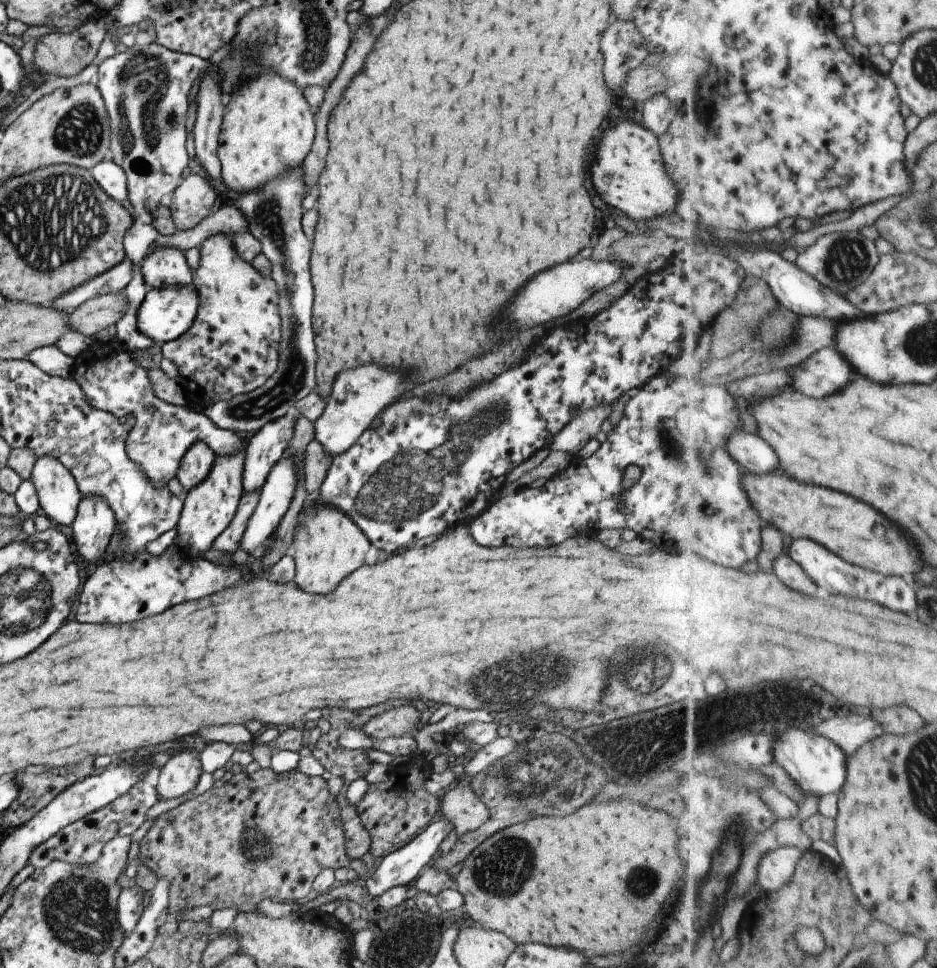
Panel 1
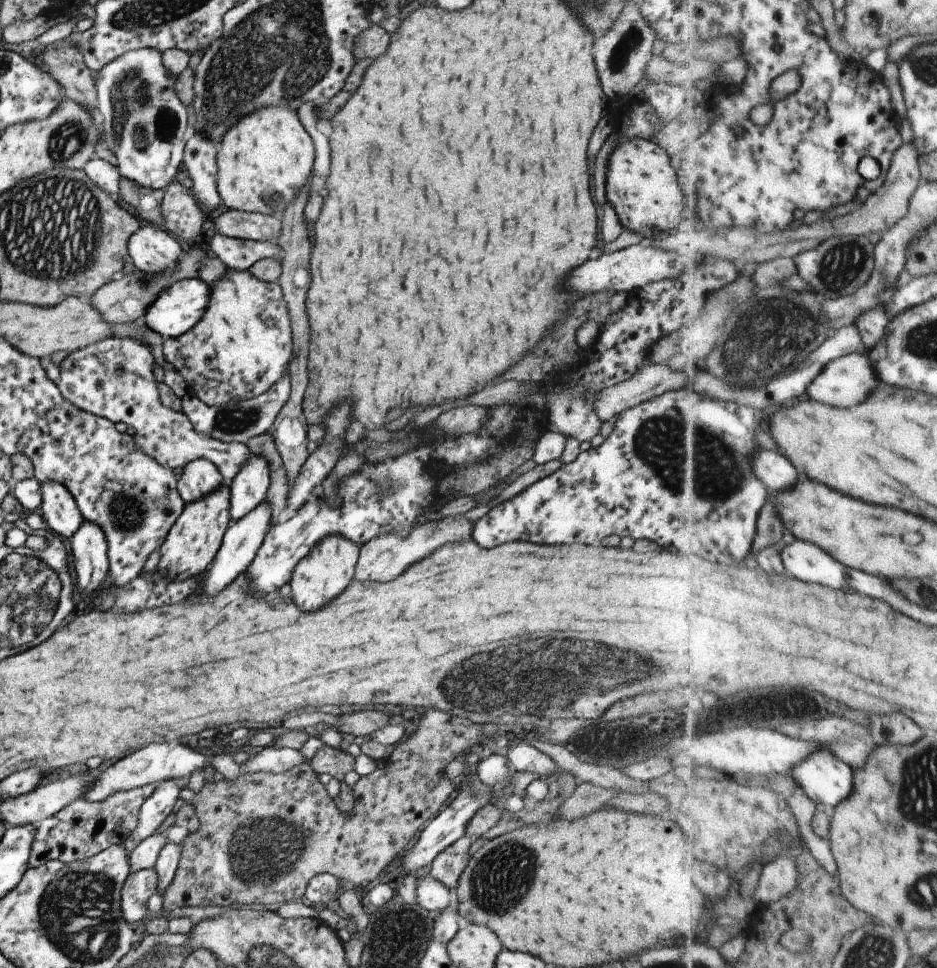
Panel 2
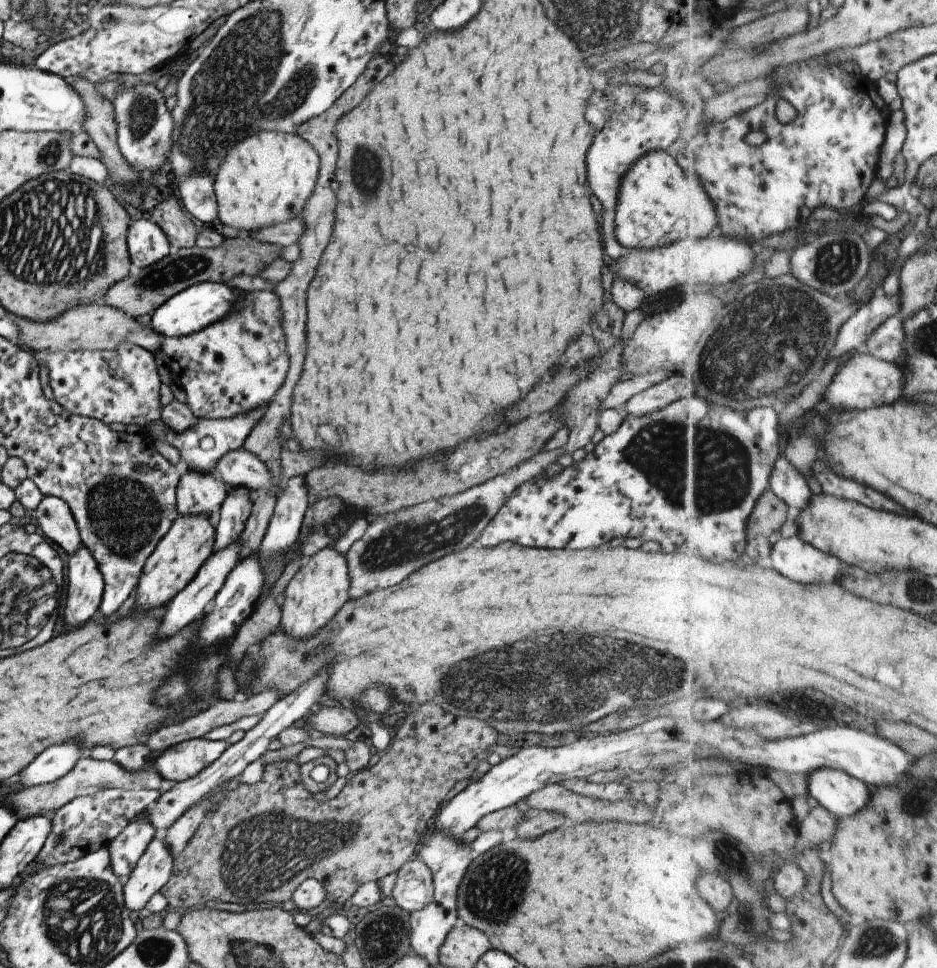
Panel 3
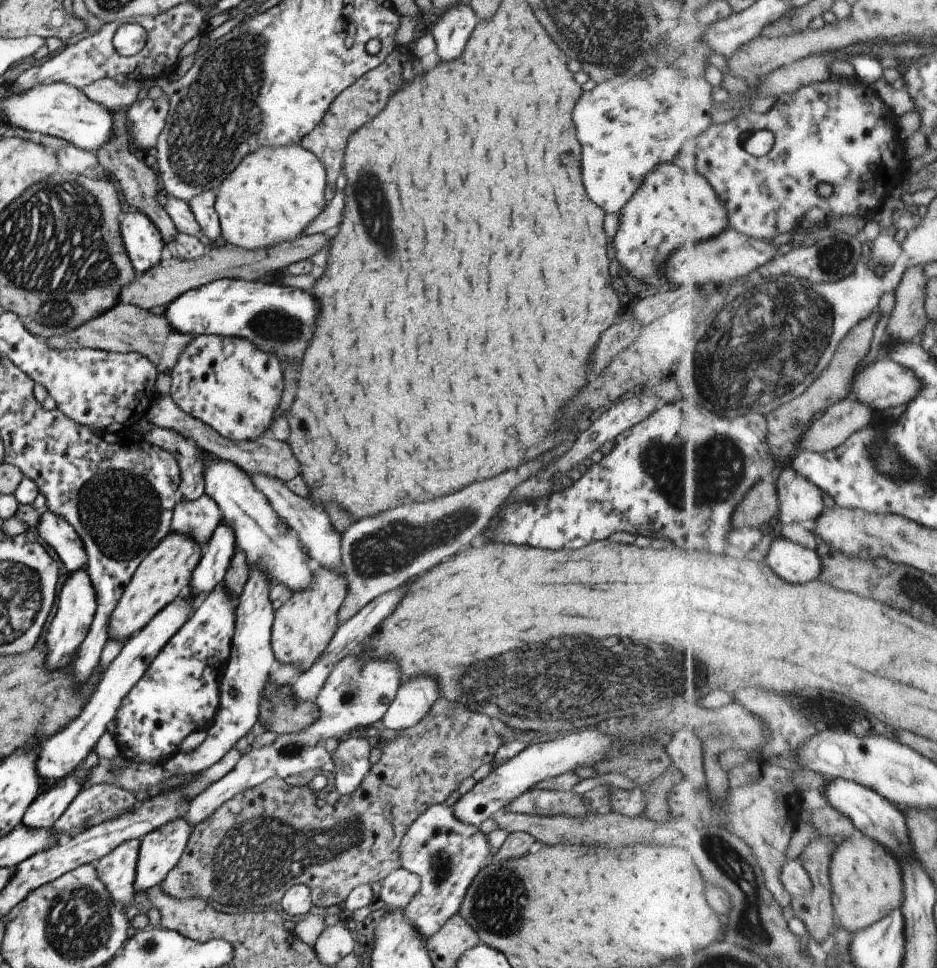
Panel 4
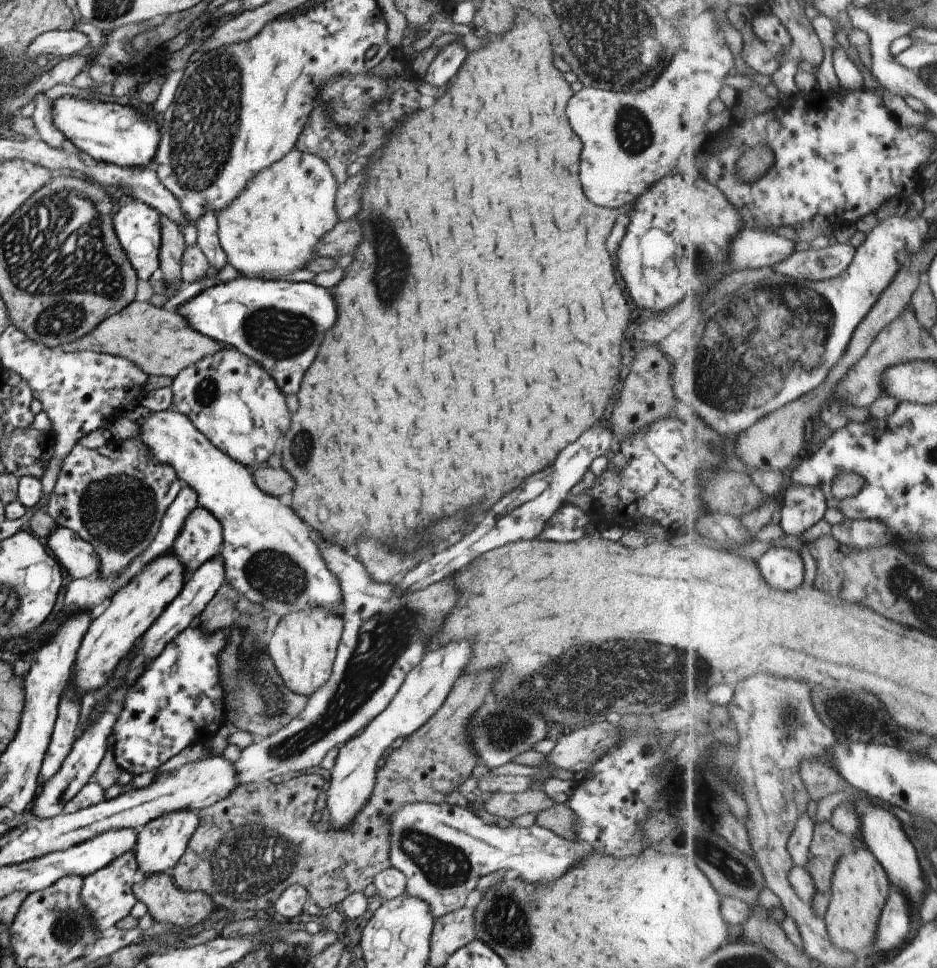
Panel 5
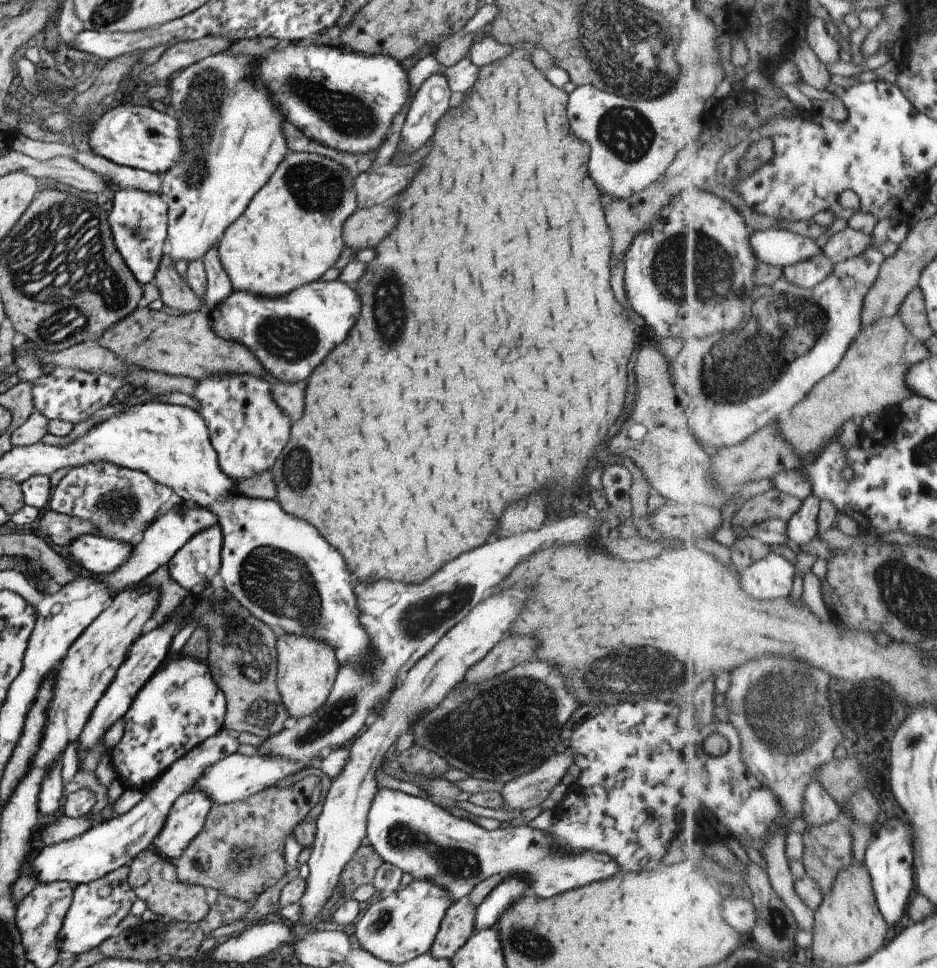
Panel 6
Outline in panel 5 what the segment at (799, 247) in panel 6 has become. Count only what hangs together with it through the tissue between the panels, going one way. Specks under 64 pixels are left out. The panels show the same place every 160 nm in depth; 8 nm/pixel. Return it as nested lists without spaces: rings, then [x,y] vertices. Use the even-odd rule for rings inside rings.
[[[744,228],[731,244],[729,258],[737,271],[751,268],[775,267],[792,257],[796,243],[773,230]]]

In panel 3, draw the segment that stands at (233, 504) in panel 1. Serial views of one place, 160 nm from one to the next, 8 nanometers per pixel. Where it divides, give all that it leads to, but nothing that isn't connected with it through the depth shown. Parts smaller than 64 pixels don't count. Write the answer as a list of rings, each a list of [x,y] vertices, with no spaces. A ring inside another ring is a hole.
[[[209,514],[178,515],[170,530],[161,538],[154,552],[146,559],[136,586],[137,612],[143,613],[150,608],[158,608],[170,602],[181,590],[184,590],[201,566],[210,558],[215,543],[215,526]]]

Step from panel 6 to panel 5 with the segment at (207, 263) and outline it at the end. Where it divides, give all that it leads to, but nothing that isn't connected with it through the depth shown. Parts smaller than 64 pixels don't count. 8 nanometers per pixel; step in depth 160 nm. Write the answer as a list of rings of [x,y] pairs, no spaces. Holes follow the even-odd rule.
[[[204,213],[196,224],[197,245],[206,255],[211,272],[219,272],[228,262],[224,249],[220,246],[217,233],[217,214]]]

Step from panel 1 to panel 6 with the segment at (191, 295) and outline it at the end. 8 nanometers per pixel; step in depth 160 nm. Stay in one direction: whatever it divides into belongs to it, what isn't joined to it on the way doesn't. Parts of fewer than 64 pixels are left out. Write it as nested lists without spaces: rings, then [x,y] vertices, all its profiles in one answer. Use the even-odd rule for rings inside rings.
[[[320,280],[281,297],[232,290],[209,316],[212,330],[220,338],[240,343],[253,352],[270,379],[297,383],[306,380],[324,356],[348,336],[358,314],[360,300],[352,286],[338,280]]]

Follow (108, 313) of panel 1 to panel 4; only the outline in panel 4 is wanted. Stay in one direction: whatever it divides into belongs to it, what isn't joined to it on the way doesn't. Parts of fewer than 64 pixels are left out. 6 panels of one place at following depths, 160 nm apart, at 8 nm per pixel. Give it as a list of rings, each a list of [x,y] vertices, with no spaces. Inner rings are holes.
[[[316,233],[315,235],[304,234],[292,241],[284,241],[258,250],[243,249],[226,242],[208,244],[200,258],[184,260],[172,257],[161,260],[160,264],[154,265],[141,276],[137,276],[129,285],[124,285],[119,294],[119,301],[148,311],[156,306],[166,306],[187,290],[218,279],[264,281],[266,275],[282,273],[288,265],[310,258],[329,242],[331,243],[331,240],[322,233]]]

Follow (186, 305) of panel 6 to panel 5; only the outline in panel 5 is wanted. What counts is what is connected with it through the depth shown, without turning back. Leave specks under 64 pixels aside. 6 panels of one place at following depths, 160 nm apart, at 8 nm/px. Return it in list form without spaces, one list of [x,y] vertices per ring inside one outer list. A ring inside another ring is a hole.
[[[159,213],[161,222],[161,245],[159,248],[159,268],[164,273],[163,281],[171,294],[184,287],[181,279],[181,258],[187,247],[179,226],[166,215]]]

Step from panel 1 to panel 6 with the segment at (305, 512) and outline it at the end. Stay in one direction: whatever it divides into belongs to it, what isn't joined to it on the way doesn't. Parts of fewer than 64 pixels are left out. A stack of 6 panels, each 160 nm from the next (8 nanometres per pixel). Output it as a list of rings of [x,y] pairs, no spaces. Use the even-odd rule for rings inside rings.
[[[284,633],[277,638],[277,687],[290,720],[316,712],[327,701],[339,669],[335,648],[326,641]]]

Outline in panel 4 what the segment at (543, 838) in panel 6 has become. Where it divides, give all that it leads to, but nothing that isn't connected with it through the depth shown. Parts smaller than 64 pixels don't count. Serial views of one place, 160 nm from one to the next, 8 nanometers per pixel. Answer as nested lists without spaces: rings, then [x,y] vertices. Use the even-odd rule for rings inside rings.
[[[442,803],[425,810],[410,825],[399,846],[401,866],[420,877],[421,889],[405,906],[405,918],[425,941],[459,912],[469,884],[491,860],[489,847],[488,837],[479,827],[458,820],[453,808]]]

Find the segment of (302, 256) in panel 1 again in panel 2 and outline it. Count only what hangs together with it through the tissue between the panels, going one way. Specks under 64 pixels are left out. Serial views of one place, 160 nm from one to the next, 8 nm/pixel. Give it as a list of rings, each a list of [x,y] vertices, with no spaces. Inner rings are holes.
[[[287,368],[286,372],[265,393],[254,398],[228,401],[220,406],[208,406],[194,395],[186,394],[181,398],[181,408],[199,433],[208,433],[215,439],[225,442],[247,443],[250,438],[272,430],[276,417],[290,393],[291,376]]]

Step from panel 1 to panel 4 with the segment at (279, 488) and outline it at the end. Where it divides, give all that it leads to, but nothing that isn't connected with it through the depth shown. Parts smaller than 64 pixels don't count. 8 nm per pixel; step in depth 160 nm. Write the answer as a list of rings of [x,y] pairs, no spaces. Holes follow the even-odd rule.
[[[190,588],[180,593],[174,601],[166,605],[144,628],[134,633],[126,640],[120,654],[108,666],[108,670],[102,676],[100,686],[90,698],[90,704],[82,710],[82,714],[77,719],[68,724],[64,730],[60,730],[54,738],[46,740],[40,746],[40,754],[37,756],[37,773],[46,780],[61,781],[70,775],[79,764],[94,750],[98,739],[108,730],[108,724],[115,720],[117,710],[120,708],[124,697],[134,688],[134,684],[142,678],[142,675],[150,662],[156,658],[157,654],[166,646],[172,638],[191,617],[196,610],[199,601],[190,593]]]

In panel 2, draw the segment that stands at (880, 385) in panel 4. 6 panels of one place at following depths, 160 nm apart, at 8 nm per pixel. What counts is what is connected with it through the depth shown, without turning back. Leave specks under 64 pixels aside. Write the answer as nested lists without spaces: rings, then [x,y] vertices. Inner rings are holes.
[[[852,353],[842,358],[837,358],[826,365],[822,374],[816,378],[816,382],[808,388],[808,394],[814,400],[832,404],[832,406],[858,406],[868,400],[870,392],[878,386],[877,368],[873,365],[873,360],[866,353]]]

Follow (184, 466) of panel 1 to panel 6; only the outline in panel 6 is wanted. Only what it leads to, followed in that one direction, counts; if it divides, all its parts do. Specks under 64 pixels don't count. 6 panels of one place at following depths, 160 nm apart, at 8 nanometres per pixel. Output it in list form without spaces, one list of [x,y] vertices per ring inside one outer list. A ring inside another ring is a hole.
[[[218,524],[199,530],[167,563],[171,577],[189,592],[210,584],[221,565],[222,543]]]

